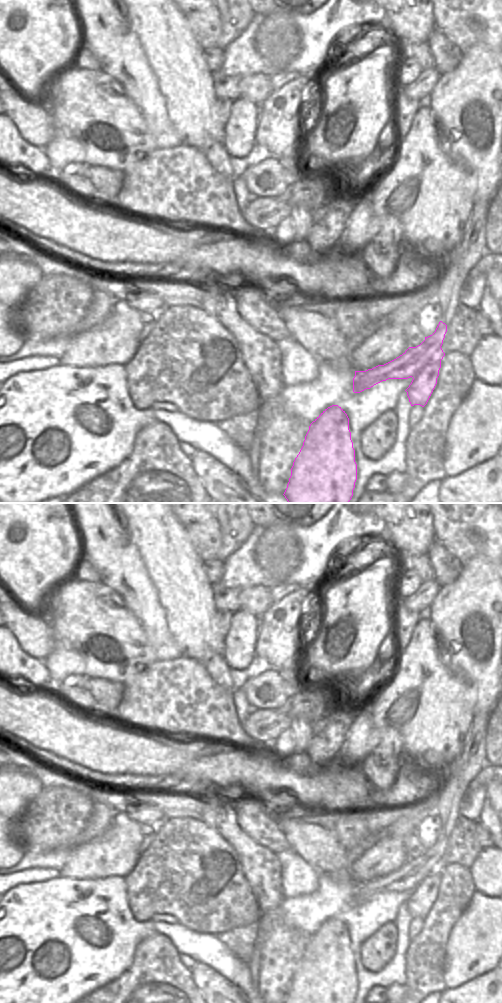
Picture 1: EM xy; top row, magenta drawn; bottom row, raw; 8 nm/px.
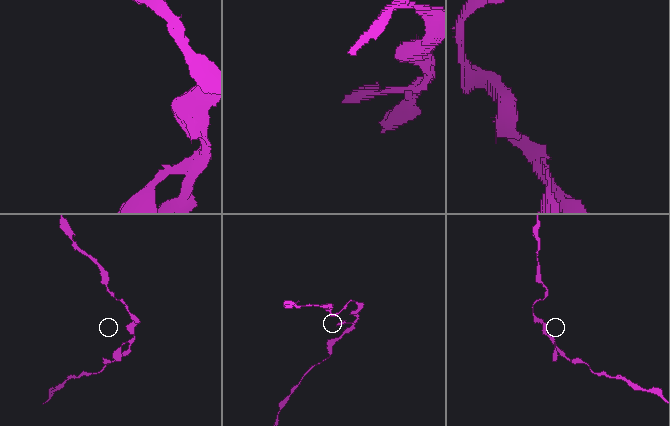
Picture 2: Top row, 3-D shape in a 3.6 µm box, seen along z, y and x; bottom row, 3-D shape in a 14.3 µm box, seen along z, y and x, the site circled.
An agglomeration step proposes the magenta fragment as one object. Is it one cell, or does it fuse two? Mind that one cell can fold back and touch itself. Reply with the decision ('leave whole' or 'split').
leave whole

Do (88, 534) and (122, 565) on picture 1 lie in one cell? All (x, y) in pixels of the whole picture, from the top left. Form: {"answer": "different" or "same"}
{"answer": "same"}

